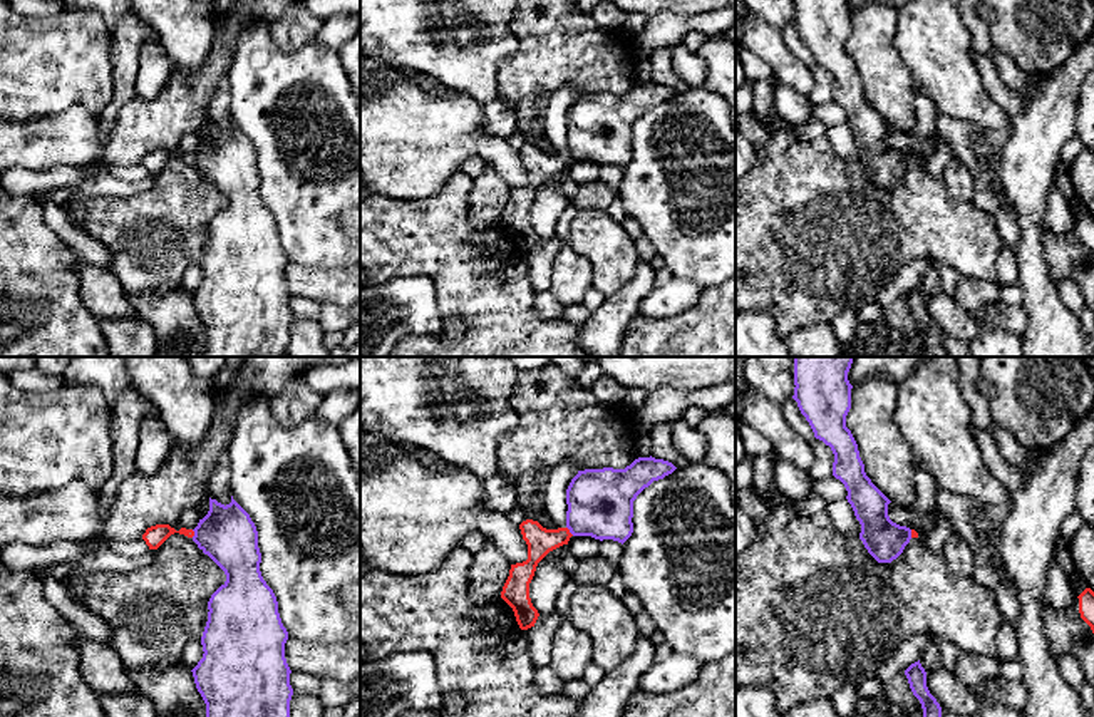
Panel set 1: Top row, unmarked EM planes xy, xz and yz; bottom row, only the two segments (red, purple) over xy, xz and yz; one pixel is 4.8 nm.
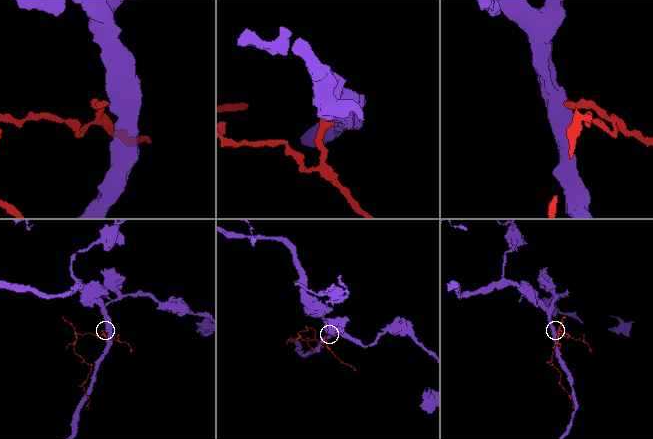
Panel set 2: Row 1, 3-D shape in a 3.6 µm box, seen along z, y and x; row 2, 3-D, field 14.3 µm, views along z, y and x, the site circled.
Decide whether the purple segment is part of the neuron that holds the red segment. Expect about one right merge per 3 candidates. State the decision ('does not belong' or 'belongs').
does not belong

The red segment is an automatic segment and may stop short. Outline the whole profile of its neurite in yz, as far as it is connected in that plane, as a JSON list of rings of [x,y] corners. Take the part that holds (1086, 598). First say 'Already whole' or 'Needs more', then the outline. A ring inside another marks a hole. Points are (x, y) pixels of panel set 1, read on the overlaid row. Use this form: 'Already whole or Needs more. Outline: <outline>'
Already whole. Outline: [[[1086,588],[1077,598],[1081,618],[1091,627],[1094,633],[1094,591]]]

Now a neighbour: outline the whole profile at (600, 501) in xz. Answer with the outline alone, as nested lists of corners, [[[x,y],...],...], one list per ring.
[[[638,457],[625,469],[585,469],[566,489],[566,528],[573,536],[625,543],[633,533],[633,501],[653,481],[677,467],[663,459]]]

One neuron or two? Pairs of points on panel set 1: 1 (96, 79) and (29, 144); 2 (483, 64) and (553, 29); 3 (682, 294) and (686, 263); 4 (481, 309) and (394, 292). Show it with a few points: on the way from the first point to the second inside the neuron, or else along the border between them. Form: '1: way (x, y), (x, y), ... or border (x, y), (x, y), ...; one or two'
1: border (103, 113), (71, 104), (29, 118); two
2: border (511, 17), (516, 49), (498, 82); two
3: border (672, 275), (701, 287); two
4: border (401, 278), (433, 282), (441, 320), (434, 335); two

